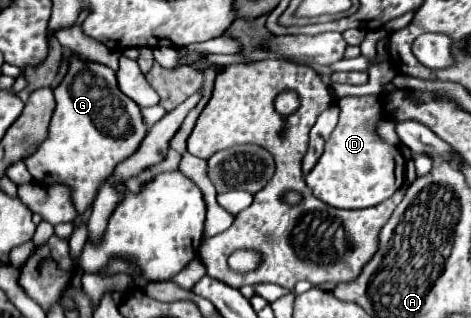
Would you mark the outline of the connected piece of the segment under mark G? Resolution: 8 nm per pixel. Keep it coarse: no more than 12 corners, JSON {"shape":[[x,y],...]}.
{"shape":[[71,55],[33,181],[75,207],[139,147],[139,107],[115,71]]}

